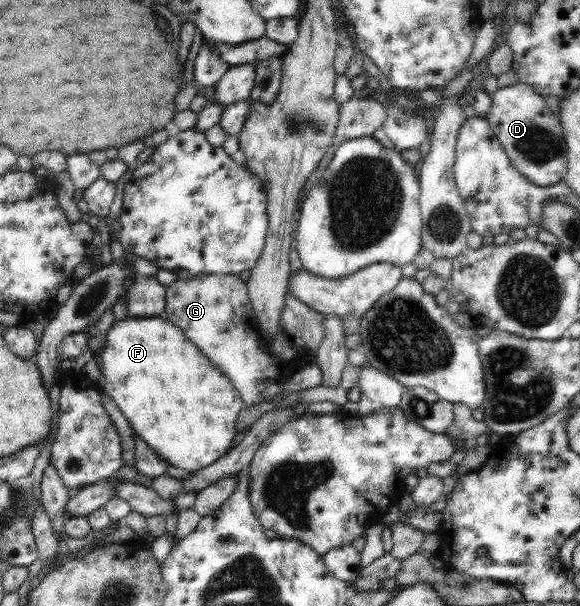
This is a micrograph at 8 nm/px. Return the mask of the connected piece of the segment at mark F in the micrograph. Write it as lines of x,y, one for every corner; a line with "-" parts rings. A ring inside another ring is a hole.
126,316
109,328
99,355
107,395
127,417
133,432
171,467
198,471
214,464
228,452
236,436
237,418
245,408
244,402
233,382
186,337
184,330
162,316

